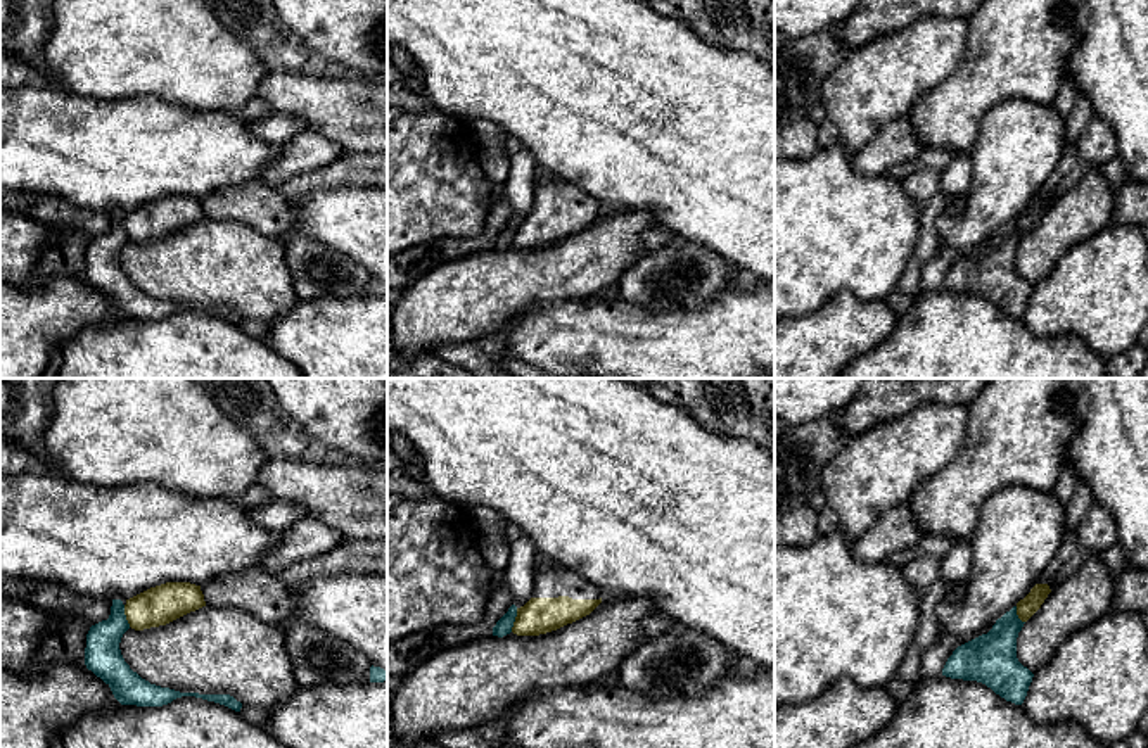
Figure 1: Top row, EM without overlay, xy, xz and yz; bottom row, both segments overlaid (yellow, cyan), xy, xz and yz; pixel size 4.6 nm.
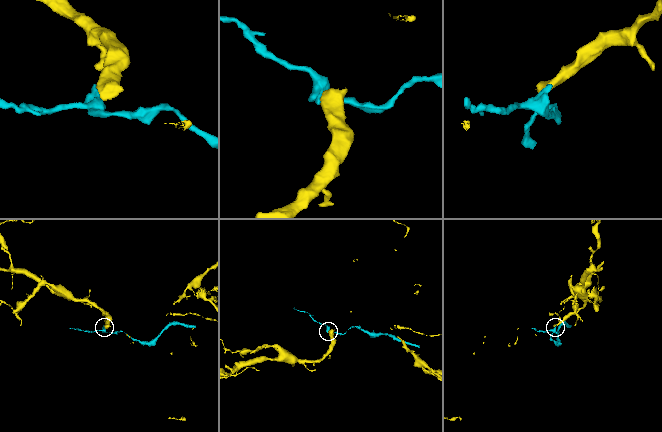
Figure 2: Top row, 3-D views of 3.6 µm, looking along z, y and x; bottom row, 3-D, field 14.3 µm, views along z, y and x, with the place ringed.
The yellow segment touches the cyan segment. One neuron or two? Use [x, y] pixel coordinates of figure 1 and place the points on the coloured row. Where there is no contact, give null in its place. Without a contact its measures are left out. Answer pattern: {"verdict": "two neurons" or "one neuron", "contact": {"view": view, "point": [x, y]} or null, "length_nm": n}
{"verdict": "two neurons", "contact": {"view": "xz", "point": [516, 621]}, "length_nm": 120}

